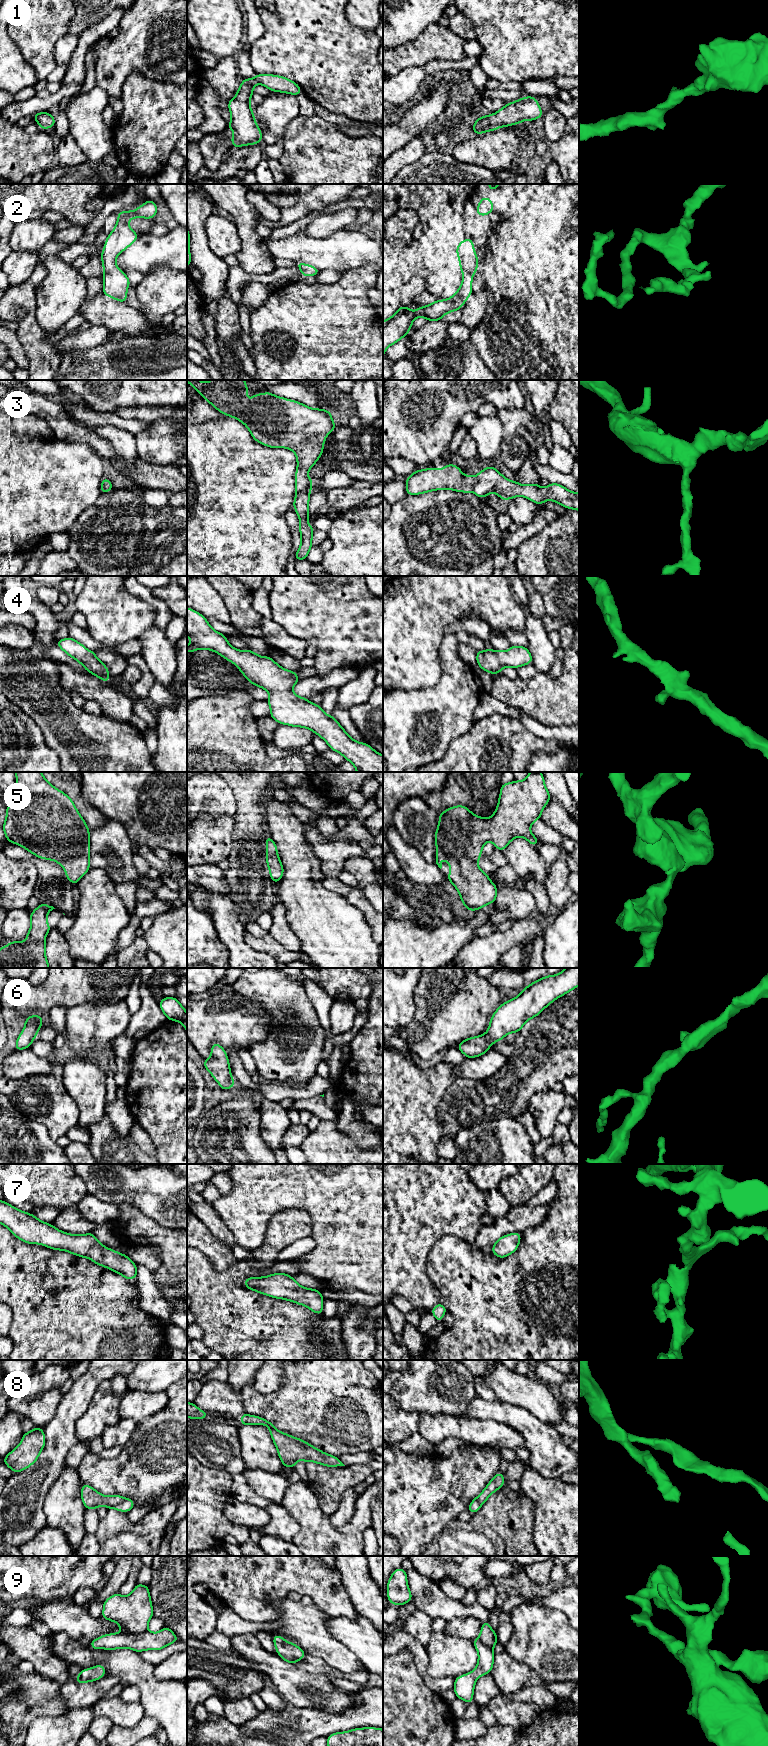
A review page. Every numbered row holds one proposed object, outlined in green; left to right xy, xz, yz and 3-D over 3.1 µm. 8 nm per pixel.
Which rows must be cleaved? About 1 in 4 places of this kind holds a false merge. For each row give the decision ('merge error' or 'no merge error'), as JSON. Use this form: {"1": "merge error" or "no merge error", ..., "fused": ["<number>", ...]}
{"1": "no merge error", "2": "no merge error", "3": "no merge error", "4": "no merge error", "5": "no merge error", "6": "no merge error", "7": "no merge error", "8": "no merge error", "9": "no merge error", "fused": []}

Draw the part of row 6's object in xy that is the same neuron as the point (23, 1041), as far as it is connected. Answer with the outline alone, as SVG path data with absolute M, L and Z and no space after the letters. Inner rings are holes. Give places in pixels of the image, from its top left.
M30 1015L27 1017L22 1033L16 1039L14 1051L30 1048L42 1024L43 1018L40 1015Z

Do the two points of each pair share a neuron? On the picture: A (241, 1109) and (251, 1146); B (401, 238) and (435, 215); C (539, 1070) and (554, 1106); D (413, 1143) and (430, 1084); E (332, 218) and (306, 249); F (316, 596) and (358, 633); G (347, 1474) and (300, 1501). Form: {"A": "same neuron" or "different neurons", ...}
{"A": "same neuron", "B": "different neurons", "C": "different neurons", "D": "same neuron", "E": "different neurons", "F": "same neuron", "G": "different neurons"}

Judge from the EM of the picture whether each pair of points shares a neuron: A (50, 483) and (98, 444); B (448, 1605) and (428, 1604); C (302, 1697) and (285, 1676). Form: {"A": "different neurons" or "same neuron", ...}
{"A": "different neurons", "B": "same neuron", "C": "same neuron"}

